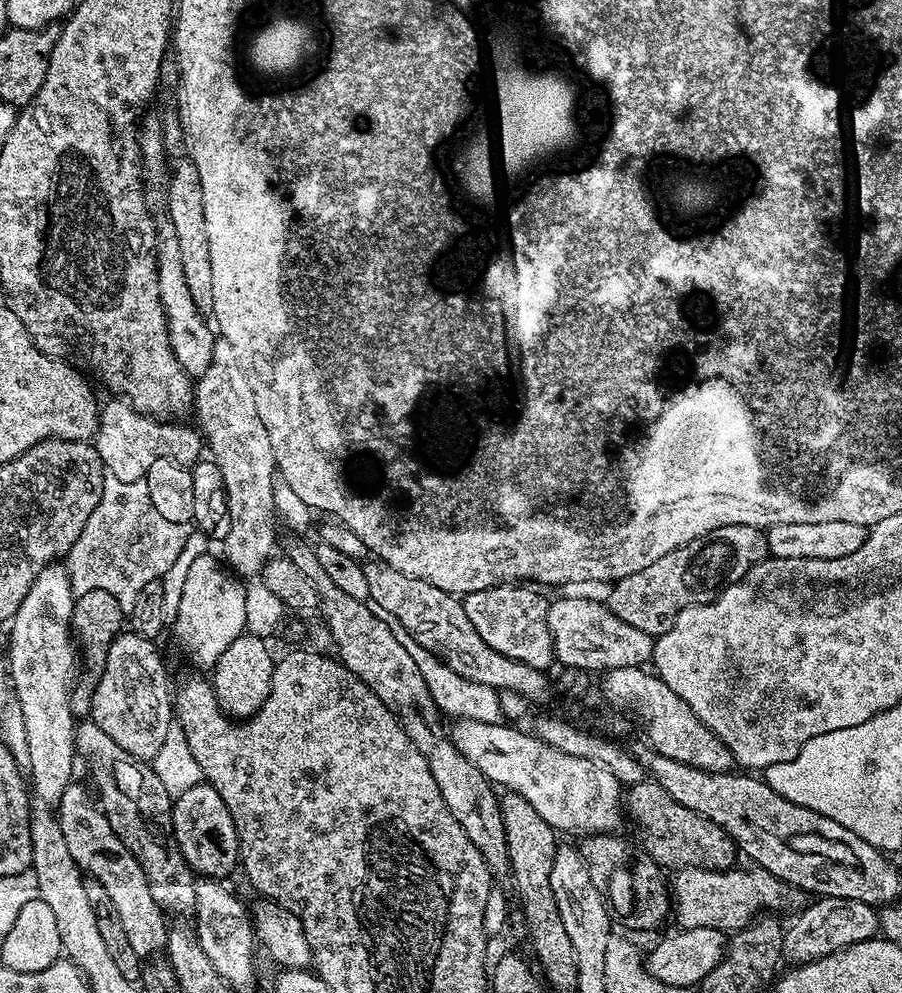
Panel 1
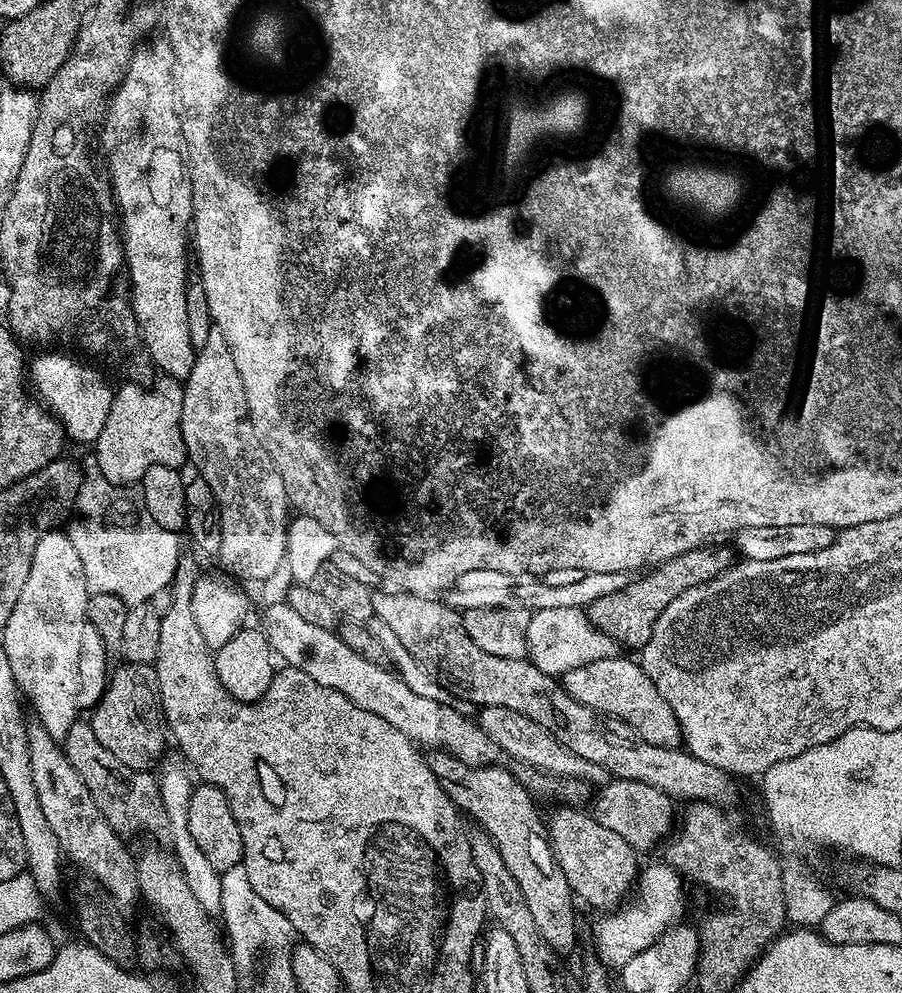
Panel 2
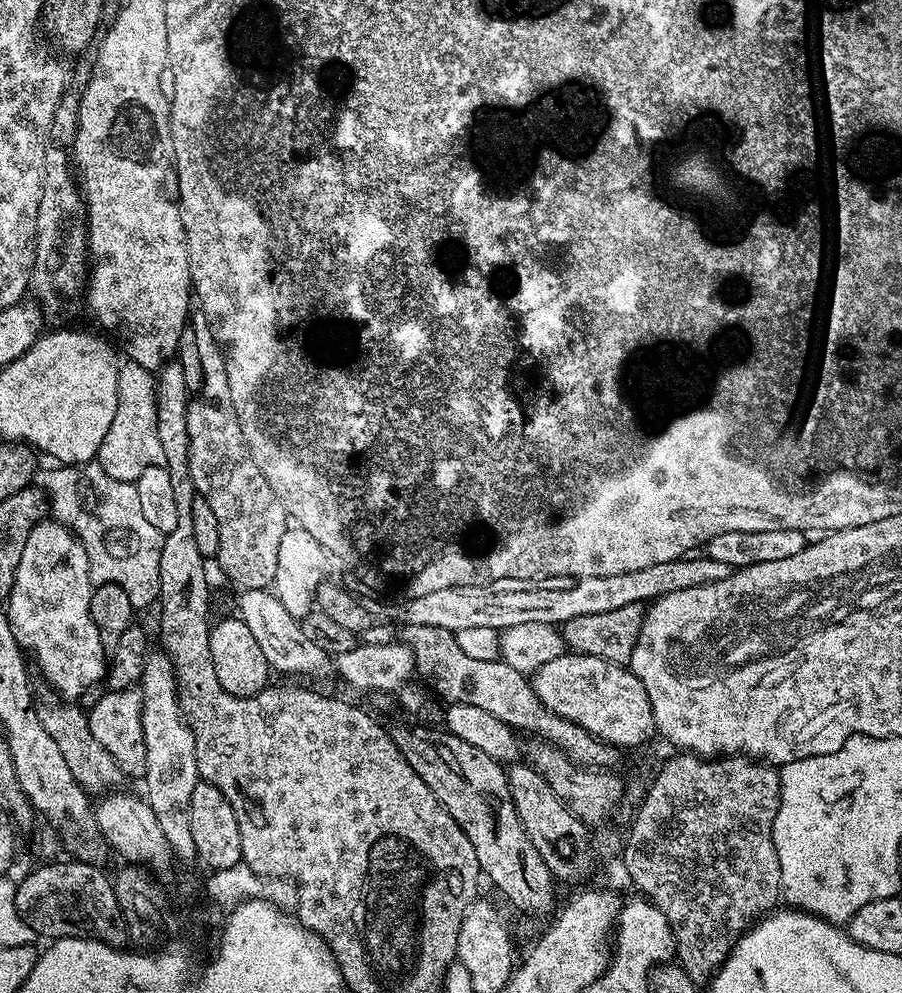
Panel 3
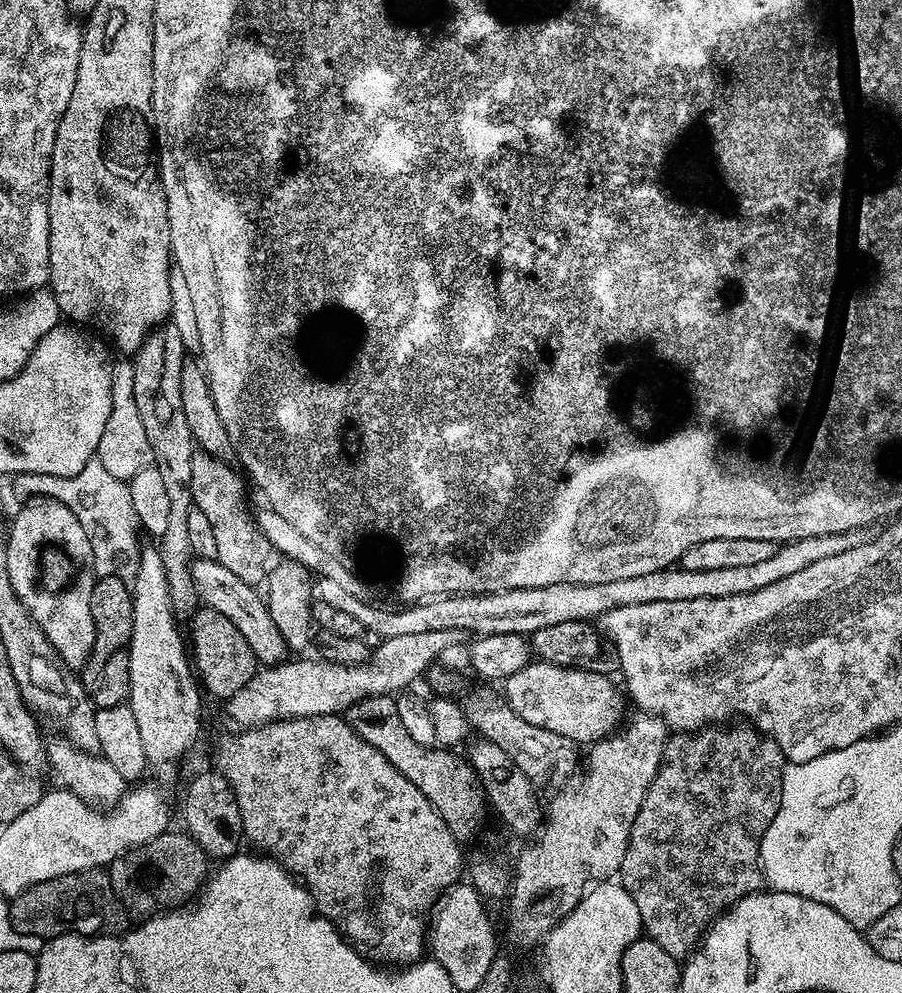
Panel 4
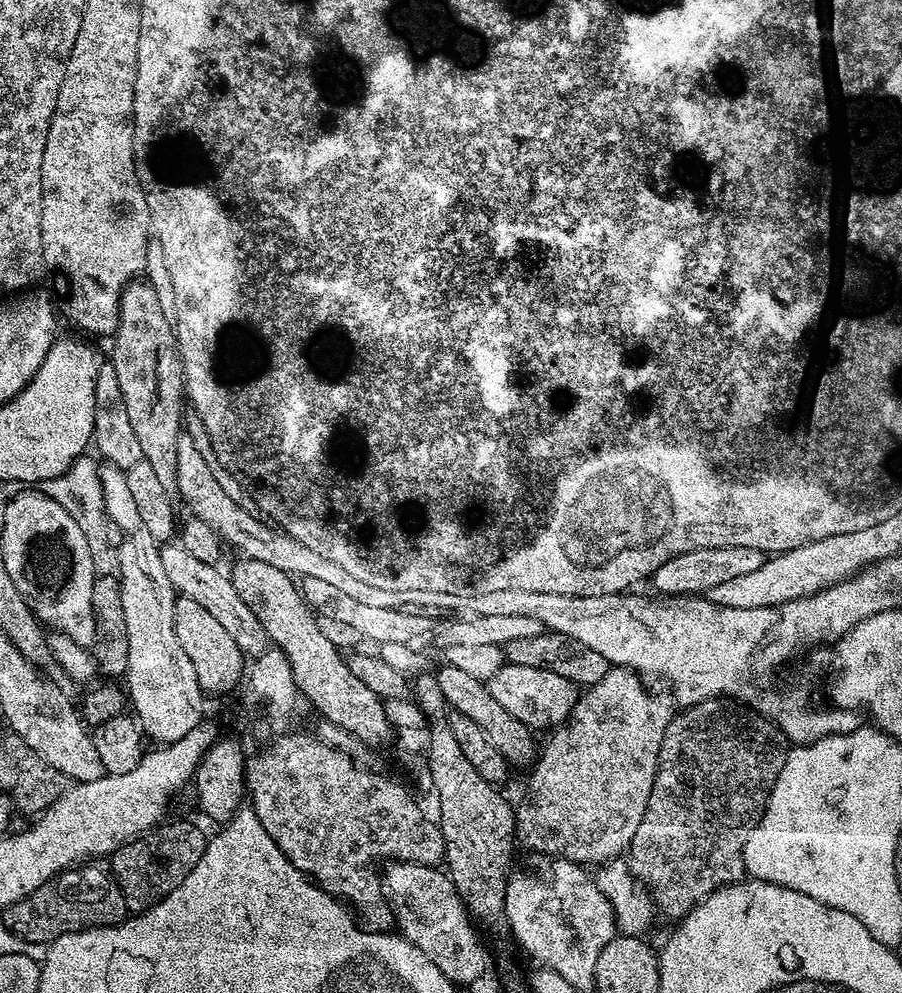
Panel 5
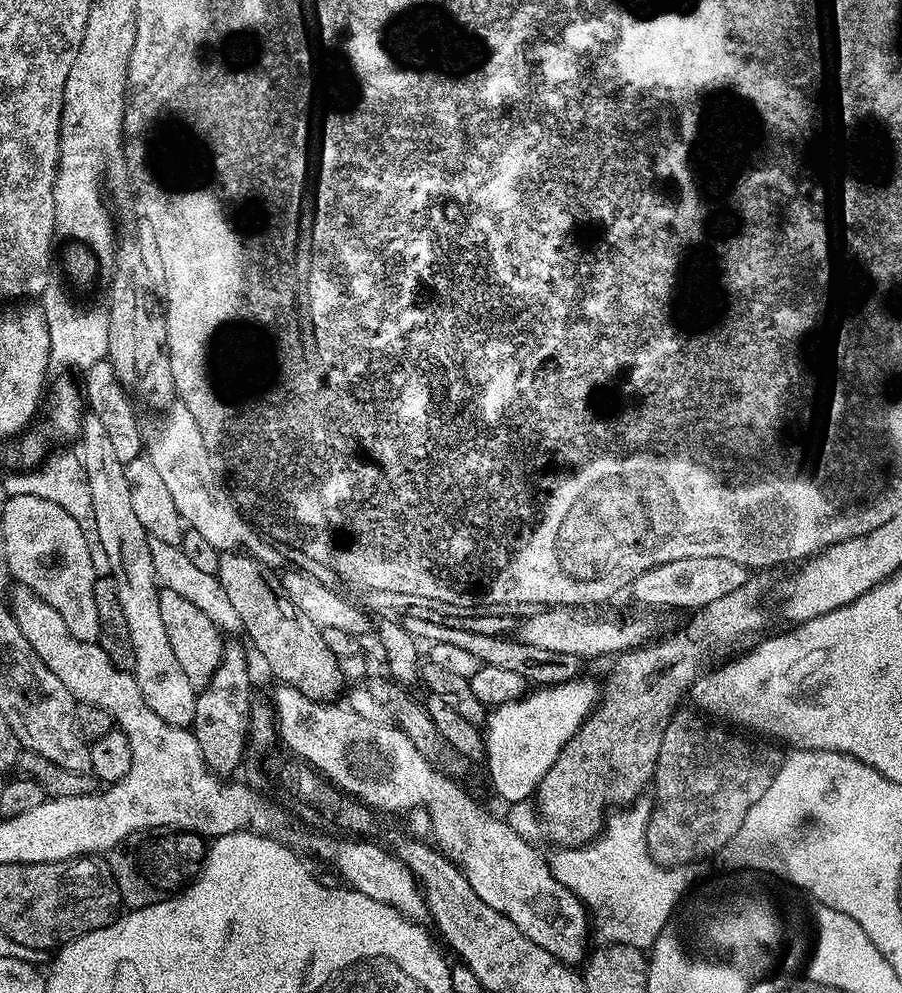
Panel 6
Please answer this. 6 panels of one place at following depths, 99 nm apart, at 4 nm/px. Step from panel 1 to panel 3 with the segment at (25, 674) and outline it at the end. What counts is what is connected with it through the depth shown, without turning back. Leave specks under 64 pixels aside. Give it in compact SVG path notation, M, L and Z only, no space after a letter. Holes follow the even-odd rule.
M45 518L40 523L34 525L30 530L30 534L26 538L26 546L22 546L22 558L18 558L18 570L14 574L14 582L12 583L12 591L6 597L8 609L6 615L12 629L14 630L14 638L20 644L20 647L27 650L36 659L36 664L40 667L40 672L44 675L44 680L56 692L61 692L63 699L68 702L75 701L76 696L80 696L87 690L91 684L96 684L105 679L106 676L106 645L100 641L100 631L98 626L94 626L94 618L90 614L90 598L92 597L92 589L94 585L90 578L90 570L88 569L88 559L86 558L86 550L82 546L80 539L72 533L71 528L56 523L55 519Z

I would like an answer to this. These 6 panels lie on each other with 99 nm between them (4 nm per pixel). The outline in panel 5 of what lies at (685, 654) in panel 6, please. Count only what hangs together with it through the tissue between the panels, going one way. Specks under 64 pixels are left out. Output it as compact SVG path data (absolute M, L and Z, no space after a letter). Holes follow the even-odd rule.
M619 666L609 667L606 675L598 678L598 682L587 685L579 693L575 707L572 708L570 719L559 725L551 733L552 736L544 744L544 753L535 760L531 765L532 777L528 780L528 785L524 788L524 797L520 800L520 805L515 805L516 814L516 839L519 847L529 848L532 852L545 852L548 858L563 858L572 861L573 864L581 866L589 866L588 864L596 864L595 866L603 866L609 860L614 860L625 855L628 844L634 838L634 834L638 830L638 826L642 823L642 814L646 814L646 806L650 802L650 790L654 786L654 778L656 777L656 767L658 766L658 754L662 746L662 734L666 734L666 726L670 726L674 715L674 704L667 695L655 696L652 692L644 689L645 681L640 673L632 671L631 668L621 668Z

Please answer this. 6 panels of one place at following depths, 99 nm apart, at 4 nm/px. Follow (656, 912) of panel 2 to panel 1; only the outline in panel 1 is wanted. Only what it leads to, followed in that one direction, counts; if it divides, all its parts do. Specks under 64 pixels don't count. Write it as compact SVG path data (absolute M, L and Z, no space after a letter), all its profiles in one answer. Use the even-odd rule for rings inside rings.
M733 866L727 870L718 868L679 869L670 880L670 891L674 905L674 920L680 923L677 925L679 925L681 929L713 928L725 934L735 934L739 932L740 929L745 928L747 924L751 924L752 921L757 919L763 912L768 914L781 914L780 912L788 912L791 908L793 908L793 910L799 910L805 907L805 893L795 888L792 884L782 882L774 874L770 874L770 870L757 868L755 866L747 866L748 868L740 867L741 866Z

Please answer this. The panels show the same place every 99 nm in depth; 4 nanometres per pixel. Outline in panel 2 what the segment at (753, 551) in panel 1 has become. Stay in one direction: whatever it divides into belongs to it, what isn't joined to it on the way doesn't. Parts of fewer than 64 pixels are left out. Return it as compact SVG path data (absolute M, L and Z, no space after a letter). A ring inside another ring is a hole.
M701 546L686 554L678 554L678 558L670 558L665 564L657 564L639 578L632 579L622 590L606 594L606 598L598 598L598 602L590 602L586 609L589 622L602 630L602 634L614 638L617 645L624 647L625 644L633 650L643 648L646 642L650 642L650 634L654 630L654 622L658 622L658 614L662 614L662 610L666 610L666 606L670 606L670 602L674 602L678 594L694 586L702 586L732 567L733 549L712 547L716 546Z

